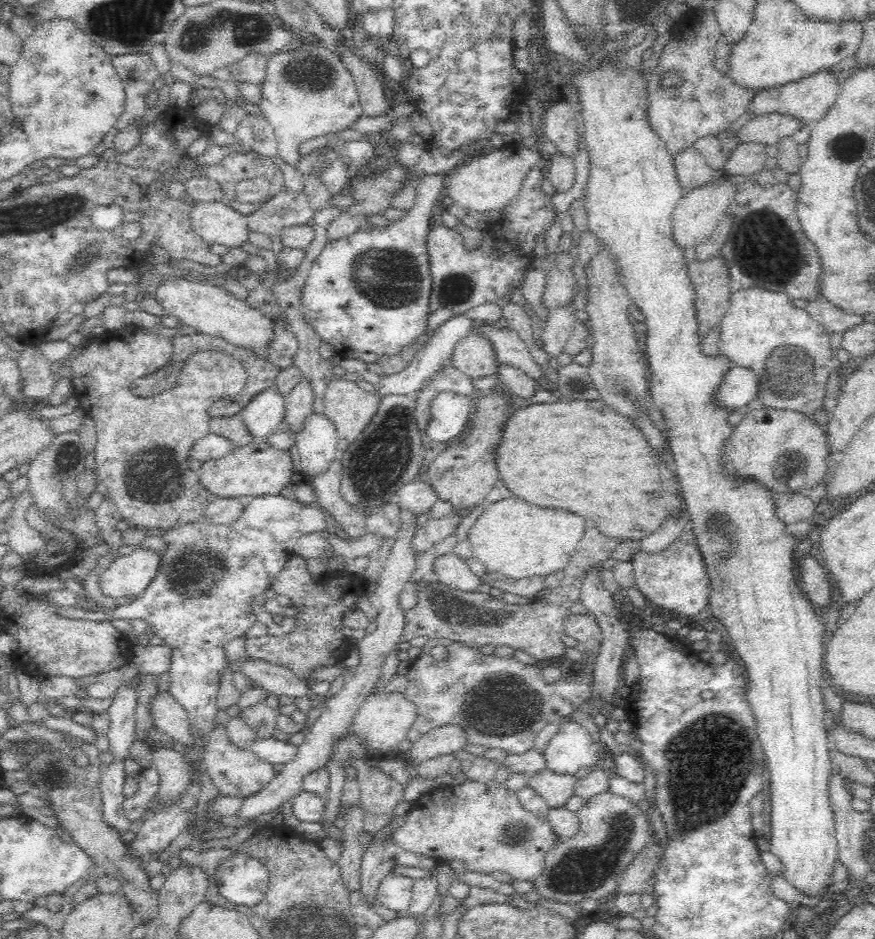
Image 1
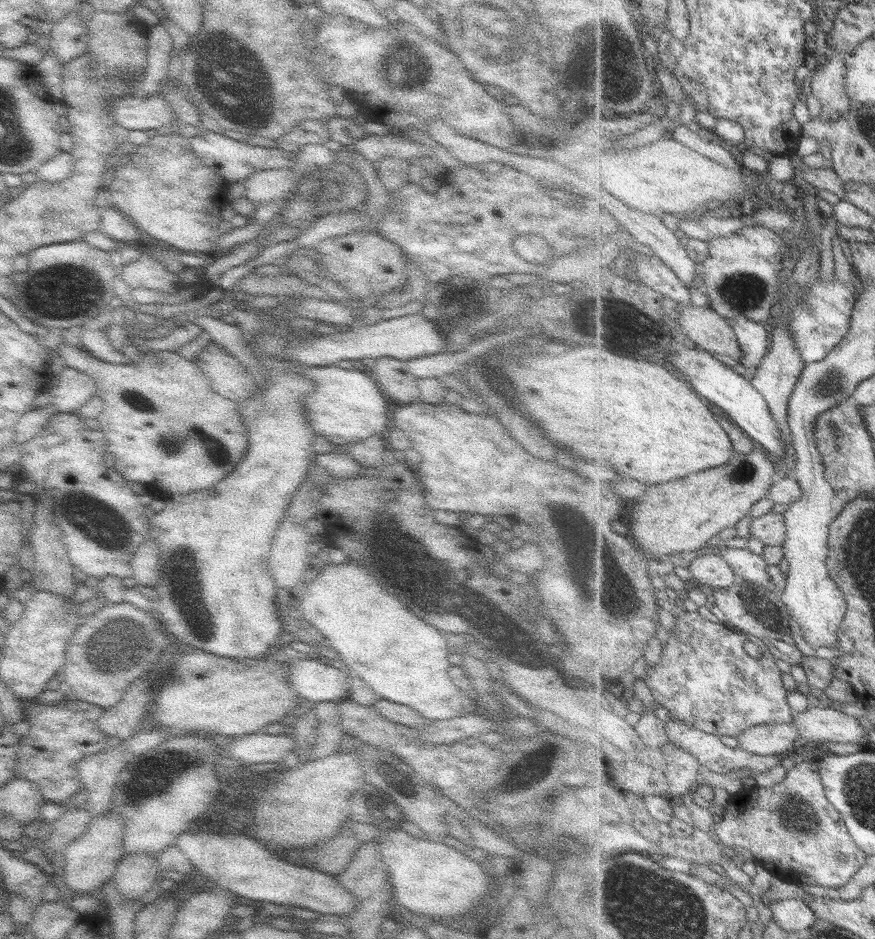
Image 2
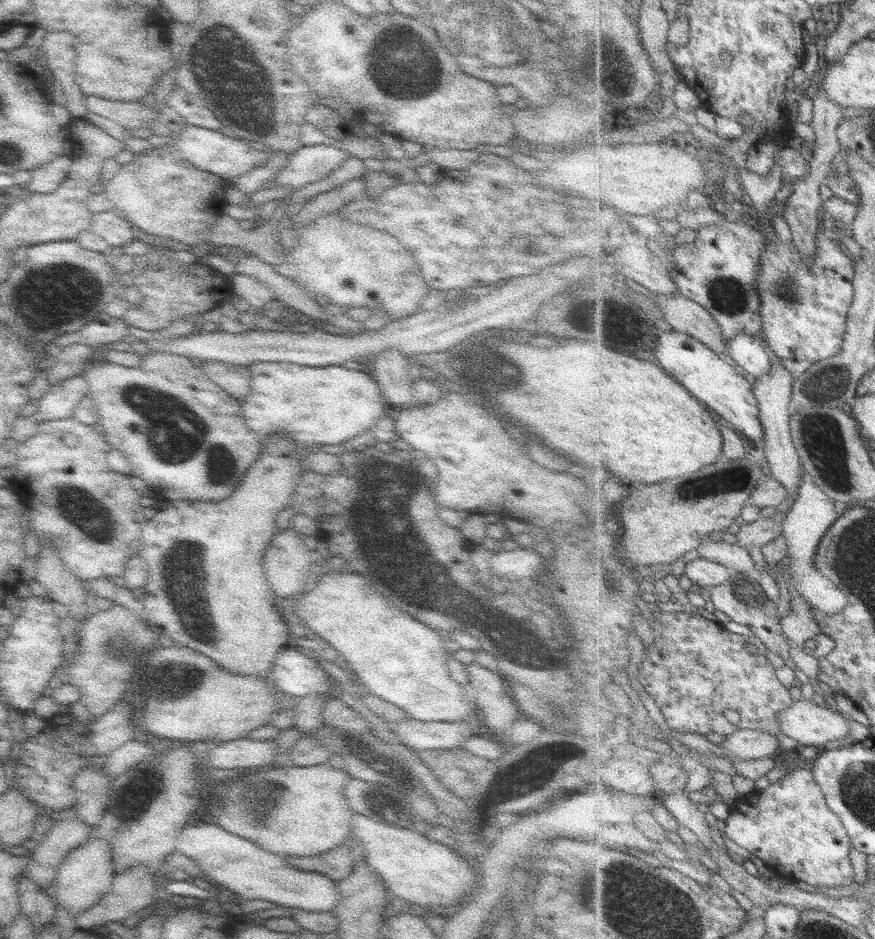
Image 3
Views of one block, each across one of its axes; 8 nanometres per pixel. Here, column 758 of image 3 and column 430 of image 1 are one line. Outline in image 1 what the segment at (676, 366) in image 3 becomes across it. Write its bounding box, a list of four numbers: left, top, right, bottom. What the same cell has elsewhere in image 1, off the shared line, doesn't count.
[424,391,474,443]

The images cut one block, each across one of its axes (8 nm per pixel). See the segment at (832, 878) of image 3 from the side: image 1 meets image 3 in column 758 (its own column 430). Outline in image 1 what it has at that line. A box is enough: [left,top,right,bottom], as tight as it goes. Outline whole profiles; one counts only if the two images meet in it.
[393,779,558,882]

